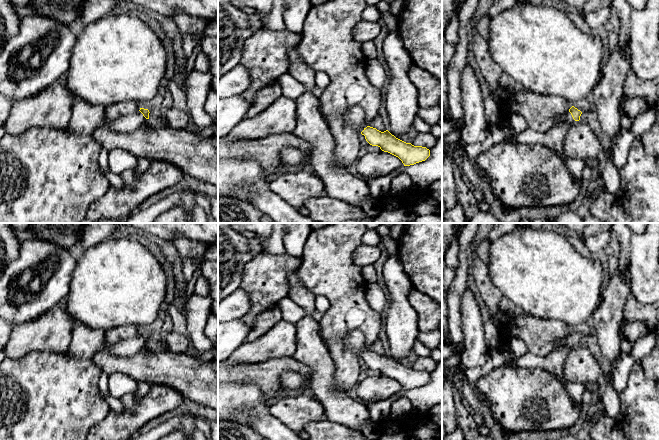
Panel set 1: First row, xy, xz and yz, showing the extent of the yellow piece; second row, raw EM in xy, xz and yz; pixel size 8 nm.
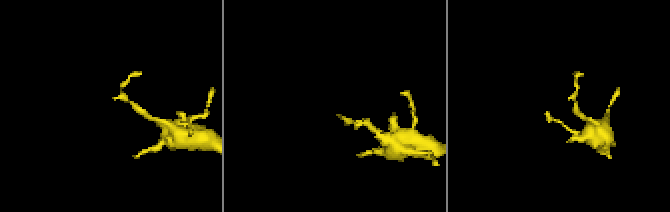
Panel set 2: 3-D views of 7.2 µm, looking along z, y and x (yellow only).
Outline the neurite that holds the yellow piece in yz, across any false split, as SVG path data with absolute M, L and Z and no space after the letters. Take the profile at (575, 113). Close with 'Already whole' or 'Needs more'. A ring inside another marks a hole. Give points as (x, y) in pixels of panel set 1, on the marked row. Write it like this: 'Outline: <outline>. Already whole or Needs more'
Outline: M572 106L568 112L561 115L557 115L554 118L554 124L565 122L571 126L573 123L580 120L581 114L582 112L580 110Z. Needs more

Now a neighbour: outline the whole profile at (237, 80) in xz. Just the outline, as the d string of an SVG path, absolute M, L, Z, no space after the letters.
M238 64L218 79L218 100L242 94L251 84L248 69Z

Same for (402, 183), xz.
M399 173L391 181L389 194L391 196L399 197L412 190L414 189L411 177L406 173Z

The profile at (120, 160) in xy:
M114 149L109 152L109 169L114 174L120 175L128 169L134 169L139 158L123 149Z

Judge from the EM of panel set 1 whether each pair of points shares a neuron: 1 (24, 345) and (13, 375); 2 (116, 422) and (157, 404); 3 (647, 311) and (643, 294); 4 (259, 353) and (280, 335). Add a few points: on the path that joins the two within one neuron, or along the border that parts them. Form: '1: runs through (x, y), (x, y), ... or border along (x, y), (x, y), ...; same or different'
1: border along (41, 350), (28, 352), (17, 358), (10, 358); different
2: runs through (126, 422), (147, 408); same
3: border along (631, 293), (641, 303), (648, 304); different
4: runs through (264, 348), (268, 347), (275, 340); same

